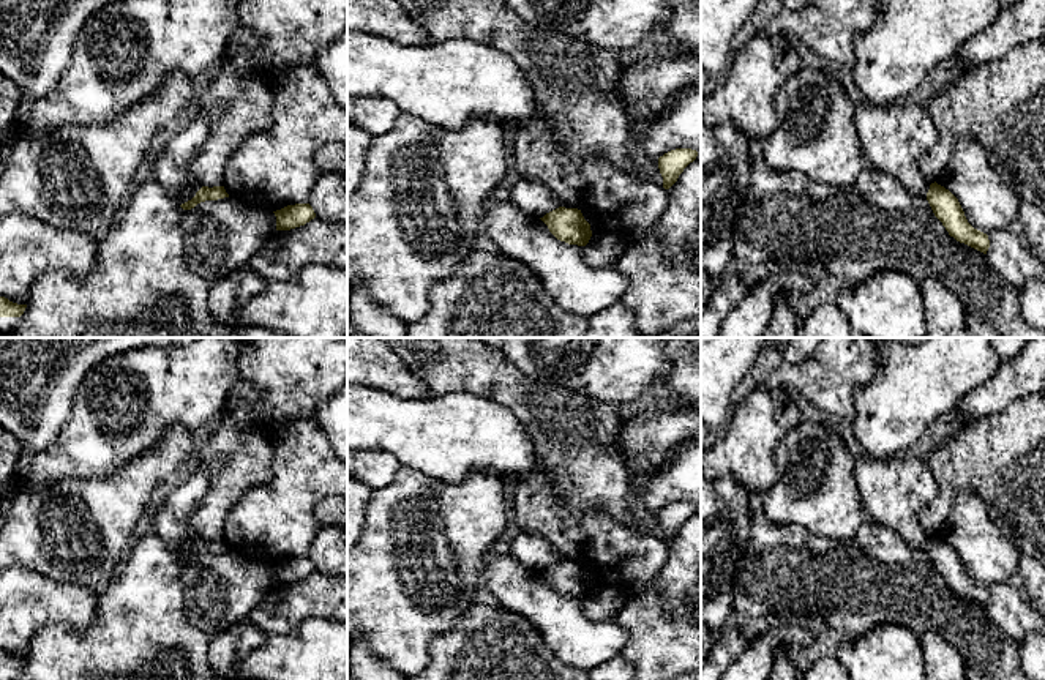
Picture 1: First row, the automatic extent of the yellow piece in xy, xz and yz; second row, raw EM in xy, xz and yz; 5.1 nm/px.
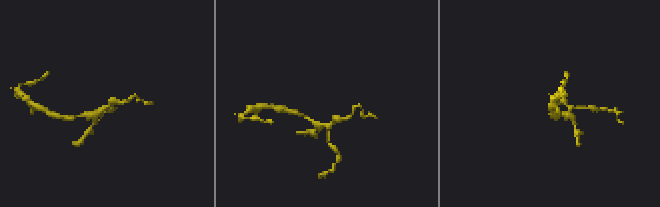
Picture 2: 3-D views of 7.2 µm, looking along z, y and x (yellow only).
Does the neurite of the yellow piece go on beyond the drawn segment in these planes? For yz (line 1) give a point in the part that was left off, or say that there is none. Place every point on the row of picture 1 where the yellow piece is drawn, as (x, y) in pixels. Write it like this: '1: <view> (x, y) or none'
1: none

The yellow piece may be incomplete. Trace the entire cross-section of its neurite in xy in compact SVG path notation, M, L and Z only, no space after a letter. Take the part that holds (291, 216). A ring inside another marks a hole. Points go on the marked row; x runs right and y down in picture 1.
M309 204L287 205L273 213L276 216L276 230L290 230L305 226L316 218L316 213Z

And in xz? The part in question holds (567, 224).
M559 207L540 219L557 240L568 245L586 246L592 237L590 224L578 208Z

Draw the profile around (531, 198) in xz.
M518 178L508 192L508 200L522 213L535 218L543 218L560 207L549 188L527 178Z

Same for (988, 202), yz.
M972 136L955 140L936 183L958 199L968 222L987 235L1018 219L1020 196L990 167L982 144Z

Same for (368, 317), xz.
M355 281L347 287L349 323L365 338L403 338L407 323L390 316L368 293L363 281Z

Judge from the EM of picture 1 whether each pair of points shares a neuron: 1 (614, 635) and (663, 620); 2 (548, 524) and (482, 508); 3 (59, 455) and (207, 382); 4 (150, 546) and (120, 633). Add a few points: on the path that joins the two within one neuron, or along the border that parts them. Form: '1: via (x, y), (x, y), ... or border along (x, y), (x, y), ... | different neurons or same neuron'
1: border along (614, 619), (627, 633), (627, 642), (621, 653) | different neurons
2: border along (509, 507), (512, 518) | different neurons
3: via (95, 426), (133, 407), (147, 407), (171, 385) | same neuron
4: via (150, 568), (147, 595), (141, 611) | same neuron

